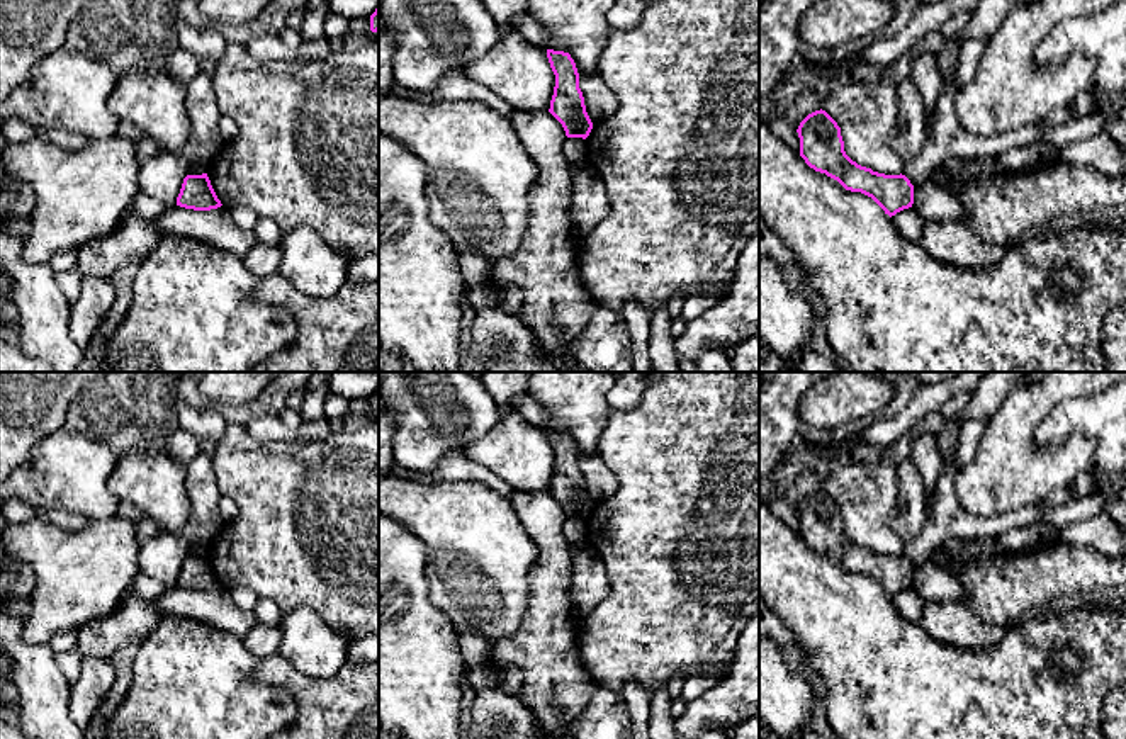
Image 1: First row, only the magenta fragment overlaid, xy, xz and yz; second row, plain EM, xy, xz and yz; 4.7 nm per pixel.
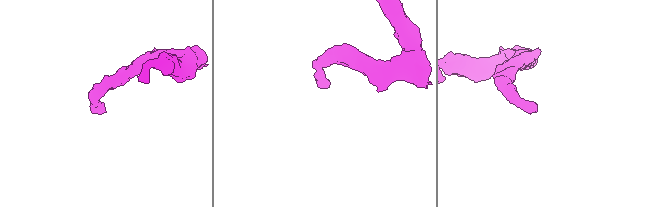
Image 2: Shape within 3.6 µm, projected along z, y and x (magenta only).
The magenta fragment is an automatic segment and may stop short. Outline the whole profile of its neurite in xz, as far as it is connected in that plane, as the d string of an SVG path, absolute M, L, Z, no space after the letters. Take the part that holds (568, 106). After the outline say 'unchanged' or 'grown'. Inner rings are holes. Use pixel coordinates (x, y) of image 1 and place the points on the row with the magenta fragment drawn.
M547 49L547 58L555 75L549 112L562 124L567 138L586 139L593 129L593 122L586 112L576 63L564 51Z; unchanged

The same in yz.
M825 112L808 114L797 129L800 156L815 172L837 180L846 190L871 197L890 217L912 207L914 185L905 175L885 175L853 161L844 151L841 127Z; unchanged

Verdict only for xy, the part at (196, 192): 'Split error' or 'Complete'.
Complete

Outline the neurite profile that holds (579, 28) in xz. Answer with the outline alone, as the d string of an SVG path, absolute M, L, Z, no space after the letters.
M530 0L528 12L549 32L549 49L569 53L579 75L594 75L611 31L606 15L613 3L615 0Z

